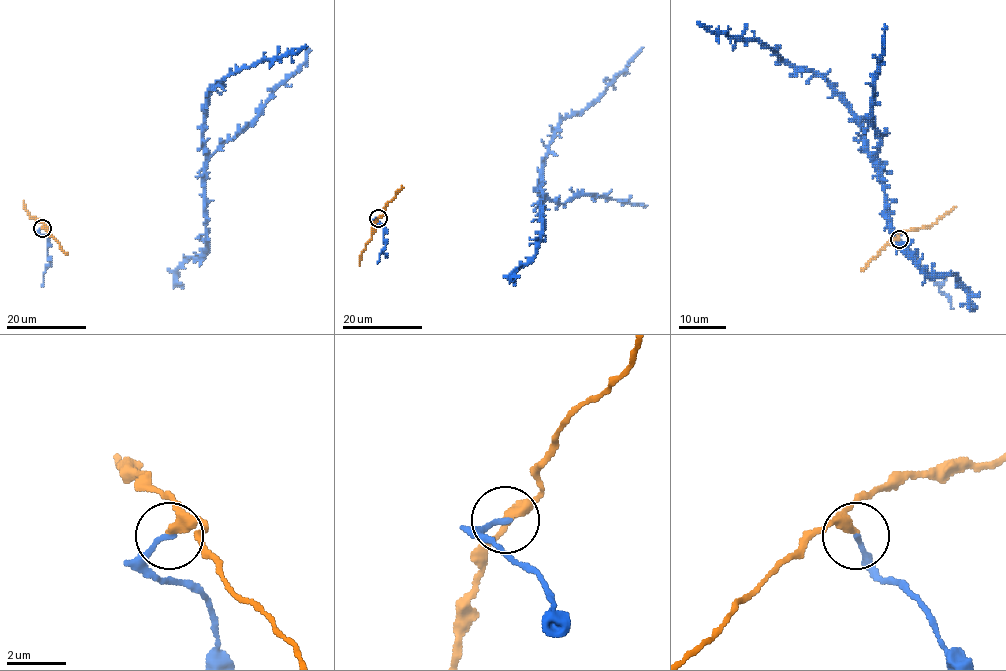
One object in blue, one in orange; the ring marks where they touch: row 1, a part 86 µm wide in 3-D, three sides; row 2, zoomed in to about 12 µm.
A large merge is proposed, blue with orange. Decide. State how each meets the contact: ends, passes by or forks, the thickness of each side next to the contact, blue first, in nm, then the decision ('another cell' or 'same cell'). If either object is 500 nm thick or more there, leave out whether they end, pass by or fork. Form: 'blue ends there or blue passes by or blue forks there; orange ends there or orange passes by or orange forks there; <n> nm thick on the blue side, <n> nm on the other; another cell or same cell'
blue ends there; orange passes by; 180 nm thick on the blue side, 280 nm on the other; another cell

